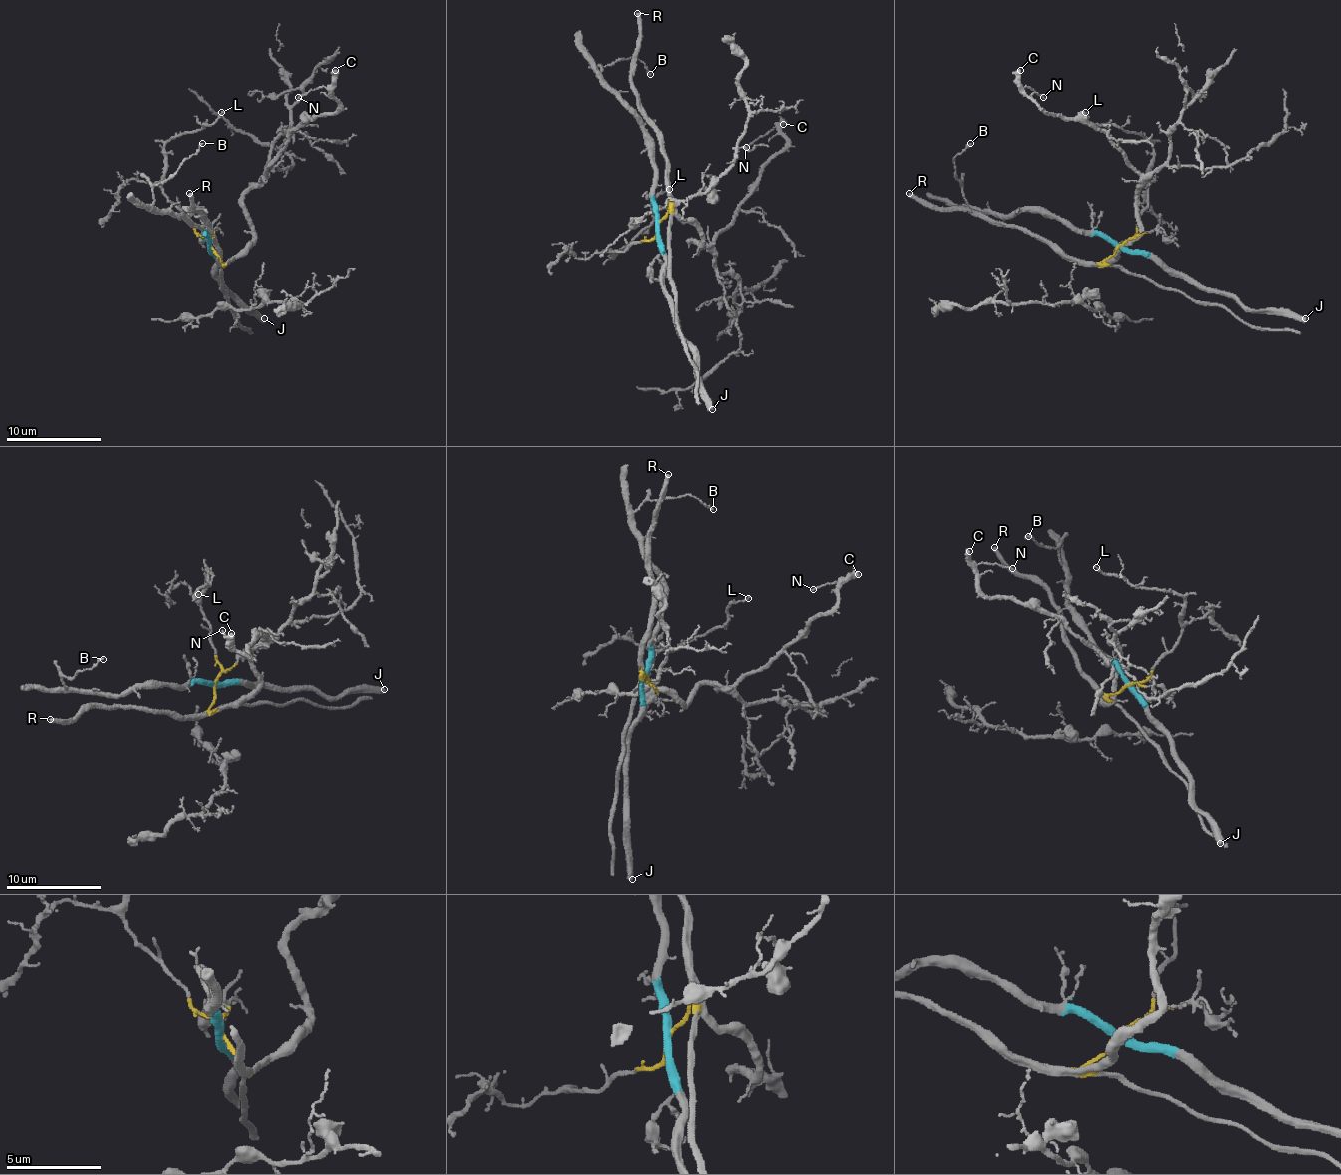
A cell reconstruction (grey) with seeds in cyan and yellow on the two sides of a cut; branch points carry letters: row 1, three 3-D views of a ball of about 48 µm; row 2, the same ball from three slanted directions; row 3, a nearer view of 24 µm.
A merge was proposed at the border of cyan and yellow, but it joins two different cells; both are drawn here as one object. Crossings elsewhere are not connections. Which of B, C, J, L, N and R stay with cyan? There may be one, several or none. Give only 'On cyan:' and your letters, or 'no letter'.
On cyan: B, J

